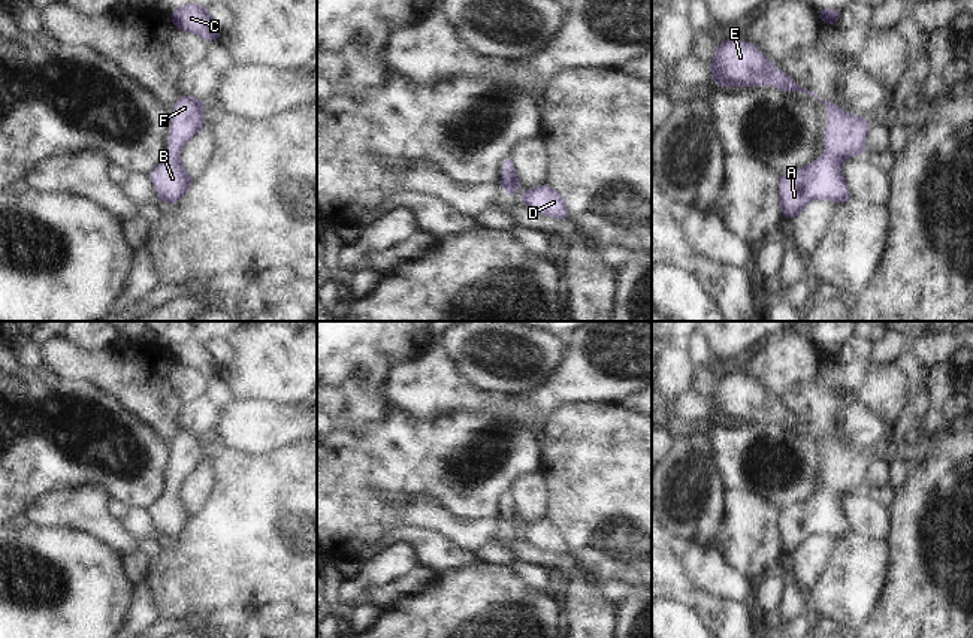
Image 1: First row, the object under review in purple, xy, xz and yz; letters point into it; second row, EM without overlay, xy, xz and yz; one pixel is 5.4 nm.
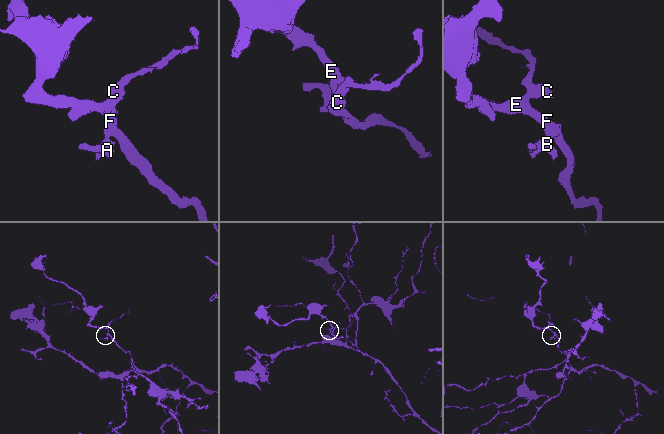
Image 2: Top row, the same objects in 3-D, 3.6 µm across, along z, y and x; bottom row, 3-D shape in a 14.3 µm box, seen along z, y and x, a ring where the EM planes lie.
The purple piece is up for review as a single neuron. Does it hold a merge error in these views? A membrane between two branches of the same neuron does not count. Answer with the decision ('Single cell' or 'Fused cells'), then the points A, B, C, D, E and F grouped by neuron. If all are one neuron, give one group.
Single cell. Groups: A B C D E F

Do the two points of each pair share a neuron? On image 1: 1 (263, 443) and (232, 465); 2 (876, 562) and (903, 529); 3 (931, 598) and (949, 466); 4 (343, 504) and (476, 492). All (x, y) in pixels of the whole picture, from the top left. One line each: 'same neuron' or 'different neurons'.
1: different neurons
2: different neurons
3: same neuron
4: same neuron

